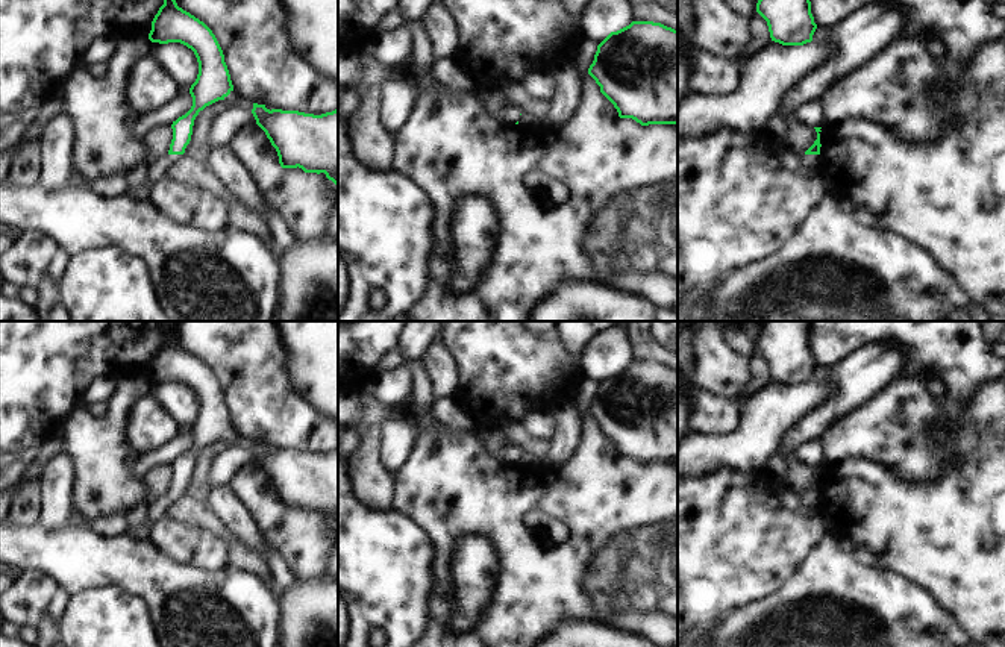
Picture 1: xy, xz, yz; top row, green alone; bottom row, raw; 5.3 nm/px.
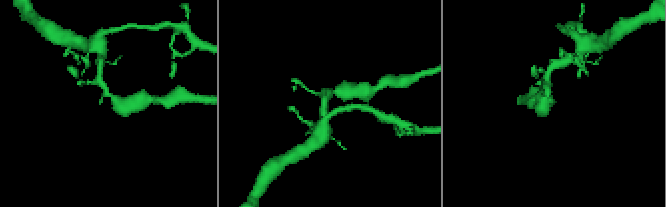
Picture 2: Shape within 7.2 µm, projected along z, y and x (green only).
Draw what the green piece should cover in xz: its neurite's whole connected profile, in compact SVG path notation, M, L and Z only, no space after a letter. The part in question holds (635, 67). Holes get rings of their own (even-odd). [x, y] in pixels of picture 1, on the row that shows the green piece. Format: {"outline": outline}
{"outline": "M632 21L597 45L588 74L620 118L678 124L678 30Z"}

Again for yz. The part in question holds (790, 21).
{"outline": "M758 0L756 12L767 21L770 38L782 45L803 45L817 29L809 0Z"}

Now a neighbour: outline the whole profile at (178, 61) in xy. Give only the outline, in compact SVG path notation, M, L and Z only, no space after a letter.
M153 42L150 53L179 88L191 88L199 74L199 62L191 48L180 42Z

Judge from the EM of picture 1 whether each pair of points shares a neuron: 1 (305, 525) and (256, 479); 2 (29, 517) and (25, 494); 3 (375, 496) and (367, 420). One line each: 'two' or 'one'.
1: one
2: one
3: one

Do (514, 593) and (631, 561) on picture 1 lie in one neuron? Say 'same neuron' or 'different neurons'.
same neuron

